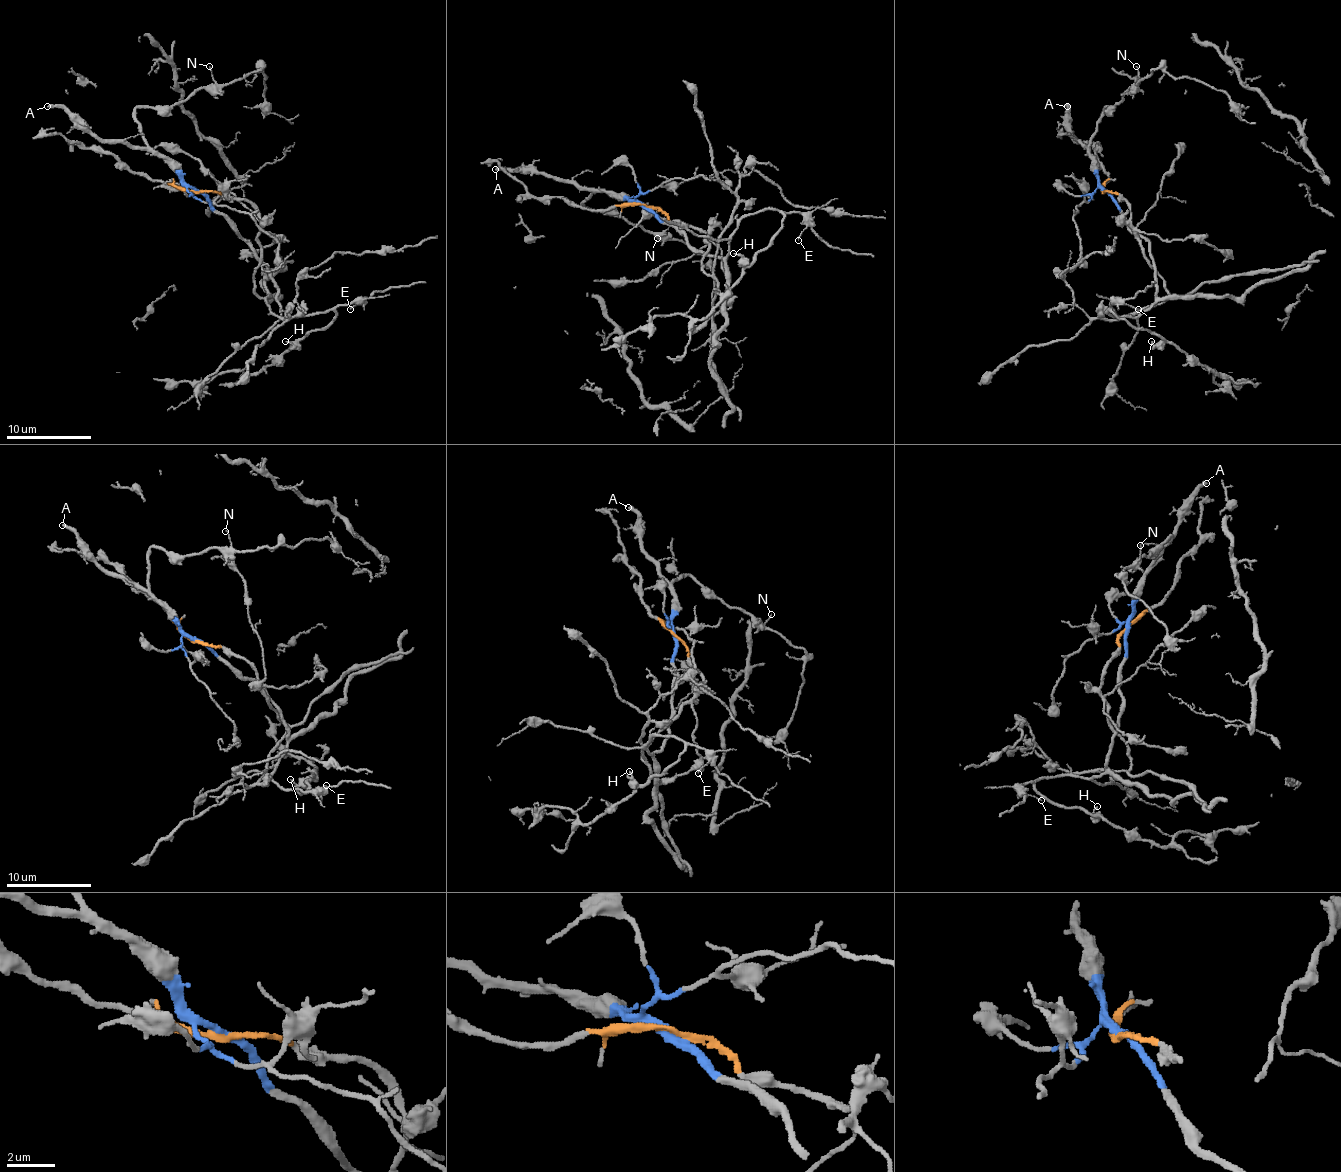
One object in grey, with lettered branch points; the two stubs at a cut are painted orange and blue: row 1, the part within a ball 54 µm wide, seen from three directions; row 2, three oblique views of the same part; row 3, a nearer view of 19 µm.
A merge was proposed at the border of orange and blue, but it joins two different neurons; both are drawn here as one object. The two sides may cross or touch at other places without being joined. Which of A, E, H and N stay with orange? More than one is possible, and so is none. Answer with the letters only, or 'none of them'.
none of them

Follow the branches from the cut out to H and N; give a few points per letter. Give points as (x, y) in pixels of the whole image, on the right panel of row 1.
H: (1104, 189), (1128, 225), (1149, 242), (1155, 268), (1155, 302), (1136, 316), (1106, 312), (1161, 340), (1151, 342)
N: (1104, 189), (1098, 181), (1098, 166), (1089, 156), (1089, 147), (1102, 109), (1121, 98), (1138, 82), (1136, 67)

